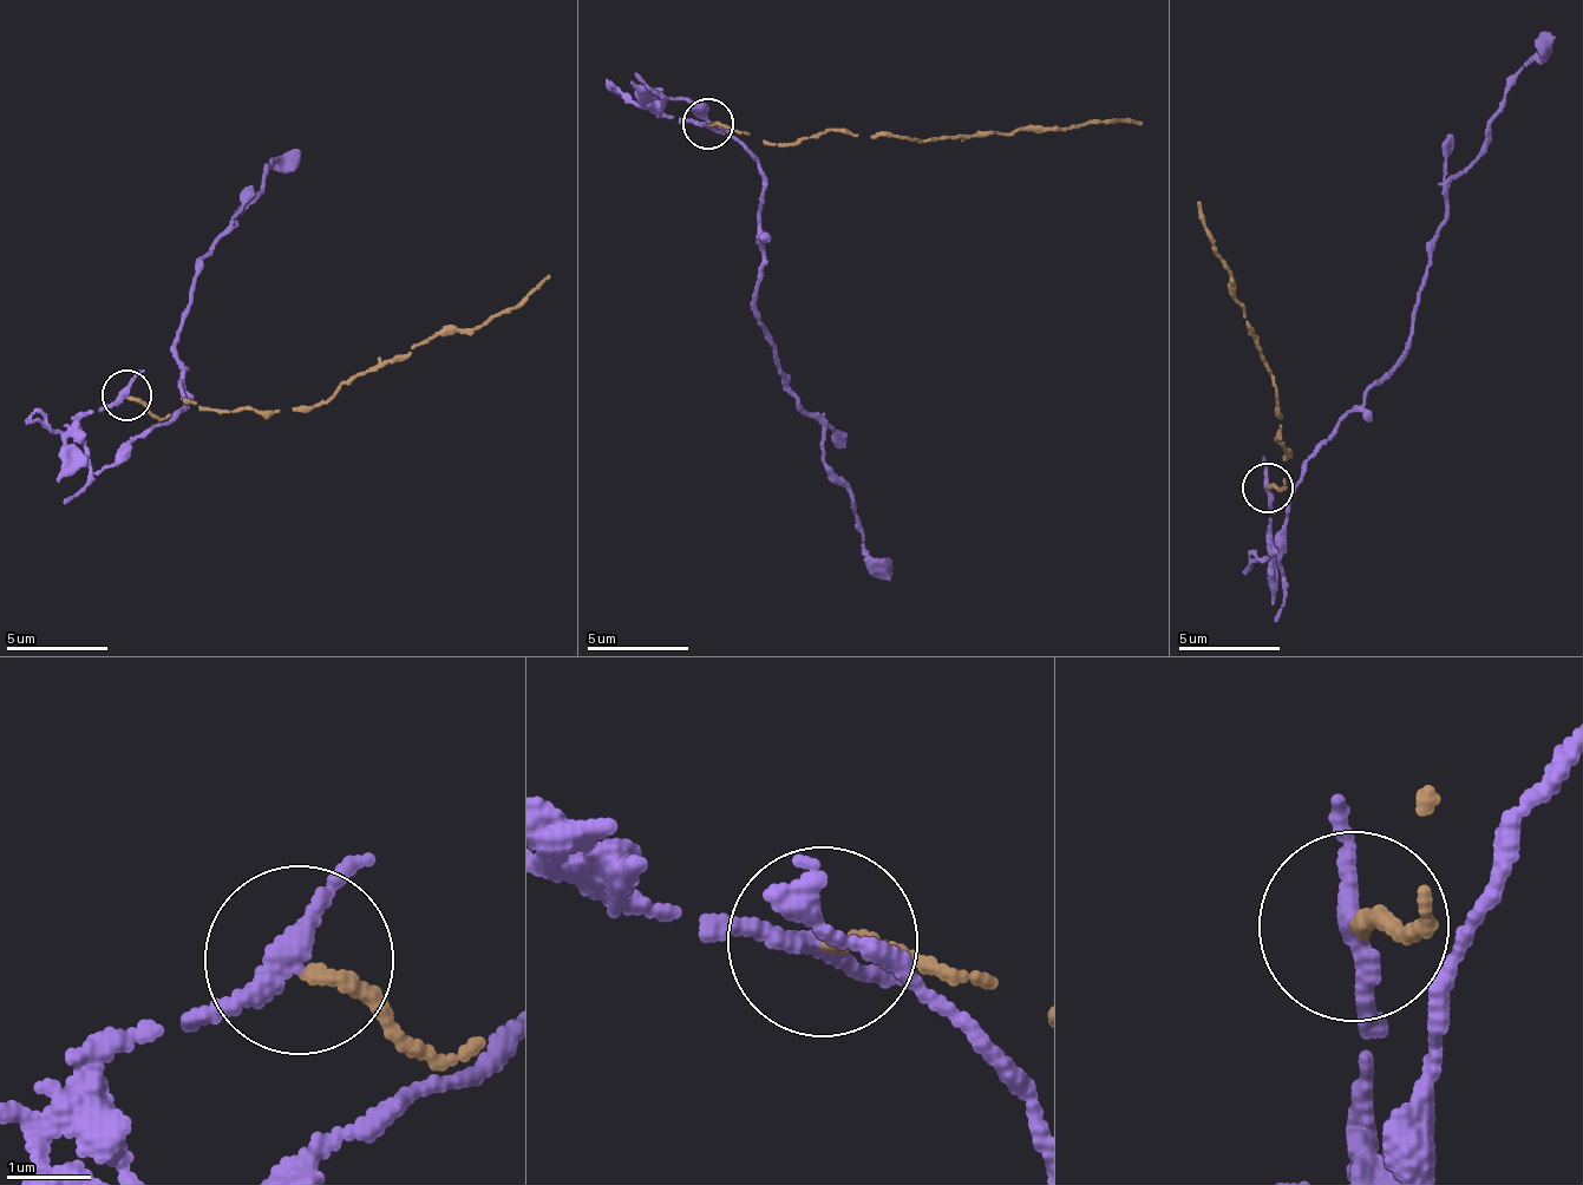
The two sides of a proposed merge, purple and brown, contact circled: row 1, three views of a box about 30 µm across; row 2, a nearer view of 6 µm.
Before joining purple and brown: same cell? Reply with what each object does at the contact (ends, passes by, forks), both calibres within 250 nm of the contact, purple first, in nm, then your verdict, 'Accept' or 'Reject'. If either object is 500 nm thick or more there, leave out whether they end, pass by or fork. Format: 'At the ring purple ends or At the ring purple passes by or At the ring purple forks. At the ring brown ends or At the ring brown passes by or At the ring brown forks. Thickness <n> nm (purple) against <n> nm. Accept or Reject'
At the ring purple passes by. At the ring brown ends. Thickness 220 nm (purple) against 170 nm. Reject

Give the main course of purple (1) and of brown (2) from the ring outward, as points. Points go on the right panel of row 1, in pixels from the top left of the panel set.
1: (1268, 488), (1281, 569), (1287, 501), (1309, 453), (1401, 355), (1452, 179), (1478, 156), (1516, 76), (1554, 33)
2: (1268, 488), (1286, 484), (1288, 456), (1284, 444), (1274, 439), (1279, 411), (1271, 372), (1234, 293), (1199, 201)

